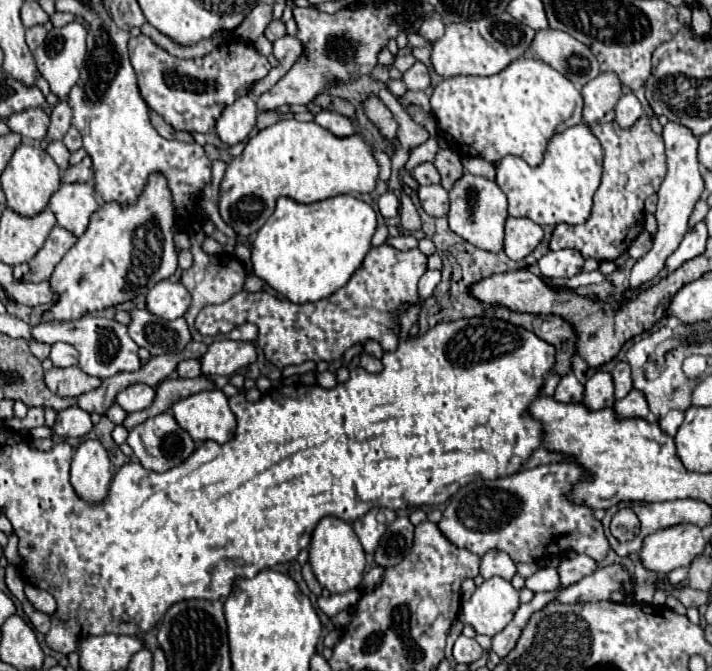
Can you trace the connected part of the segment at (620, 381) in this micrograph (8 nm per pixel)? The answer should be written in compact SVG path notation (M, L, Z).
M617 363L615 369L611 371L611 377L613 377L613 383L615 383L615 397L623 399L633 389L629 365L627 363Z

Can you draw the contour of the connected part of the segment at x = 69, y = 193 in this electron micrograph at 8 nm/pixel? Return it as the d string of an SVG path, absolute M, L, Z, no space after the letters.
M61 183L49 205L57 217L57 225L65 227L77 237L85 233L91 213L99 207L93 183Z

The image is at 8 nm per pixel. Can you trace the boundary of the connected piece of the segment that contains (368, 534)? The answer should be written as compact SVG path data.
M373 507L373 509L371 509L369 513L365 513L361 519L353 521L353 529L355 529L355 533L357 533L361 545L363 545L363 549L365 549L367 553L373 553L373 551L375 551L381 535L383 535L385 529L387 529L387 525L377 523L377 519L375 519L377 513L379 513L379 507Z

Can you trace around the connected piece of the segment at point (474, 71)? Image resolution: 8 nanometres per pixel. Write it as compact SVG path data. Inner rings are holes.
M499 13L489 19L451 23L445 27L445 35L431 47L431 65L441 77L455 75L495 75L511 61L519 59L531 45L535 31L509 13Z

